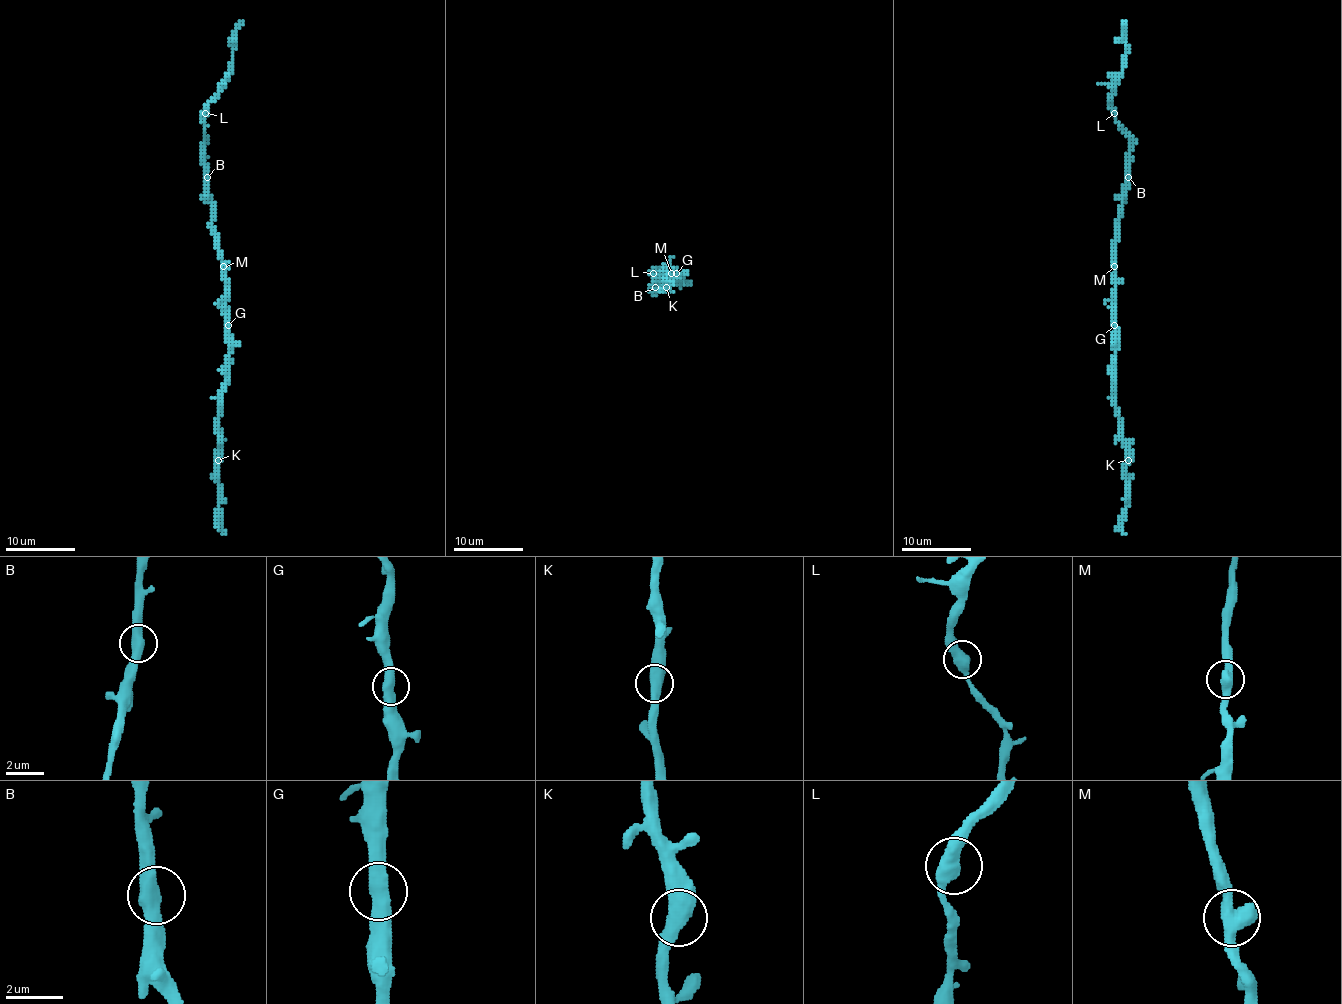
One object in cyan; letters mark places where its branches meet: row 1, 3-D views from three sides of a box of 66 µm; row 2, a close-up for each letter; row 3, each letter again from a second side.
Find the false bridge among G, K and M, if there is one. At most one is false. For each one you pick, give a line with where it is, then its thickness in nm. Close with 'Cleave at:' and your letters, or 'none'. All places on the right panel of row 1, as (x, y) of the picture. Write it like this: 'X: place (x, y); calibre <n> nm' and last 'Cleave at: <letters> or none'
Cleave at: none

